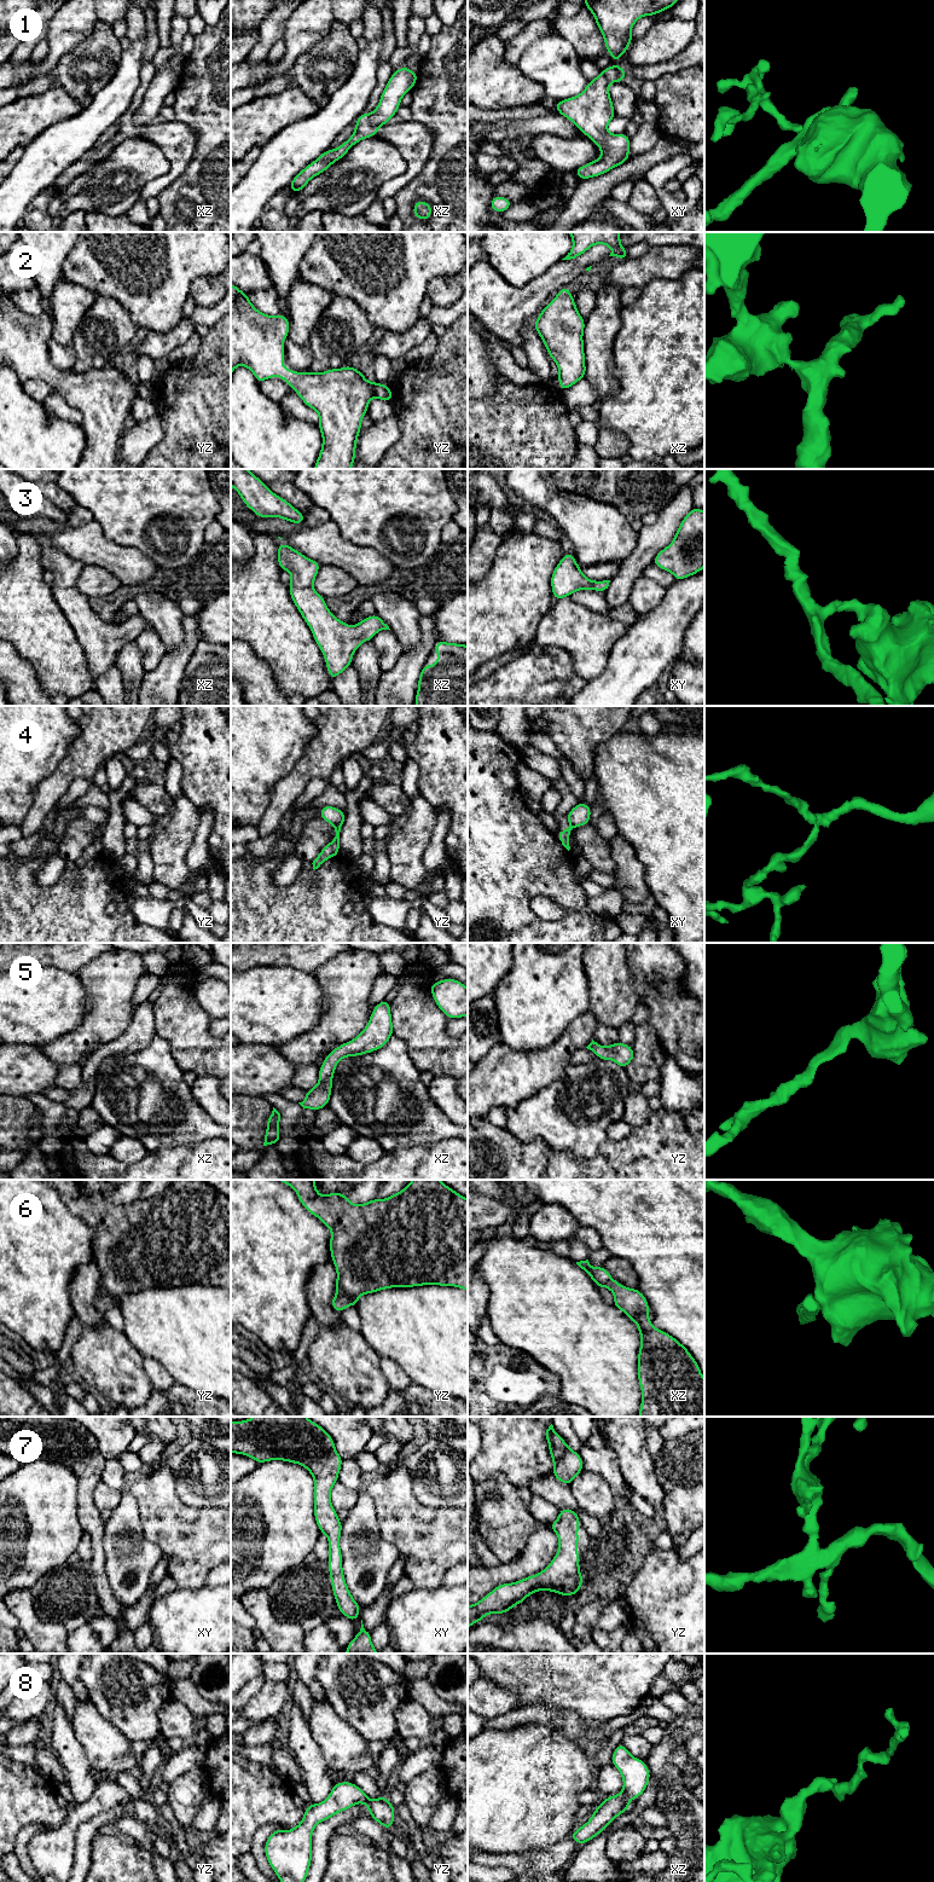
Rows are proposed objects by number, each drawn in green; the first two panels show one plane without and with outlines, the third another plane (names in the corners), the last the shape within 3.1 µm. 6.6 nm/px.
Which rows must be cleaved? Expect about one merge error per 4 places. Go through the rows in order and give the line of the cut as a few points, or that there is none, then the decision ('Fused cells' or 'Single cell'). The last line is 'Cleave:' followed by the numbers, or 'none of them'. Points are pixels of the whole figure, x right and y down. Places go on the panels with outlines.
1: Split along xz (367, 115), (369, 120), (378, 127). Fused cells
2: No split. Single cell
3: No split. Single cell
4: Split along yz (341, 823), (335, 827). Fused cells
5: No split. Single cell
6: No split. Single cell
7: No split. Single cell
8: Split along xz (622, 1790), (630, 1796). Fused cells
Cleave: 1, 4, 8

